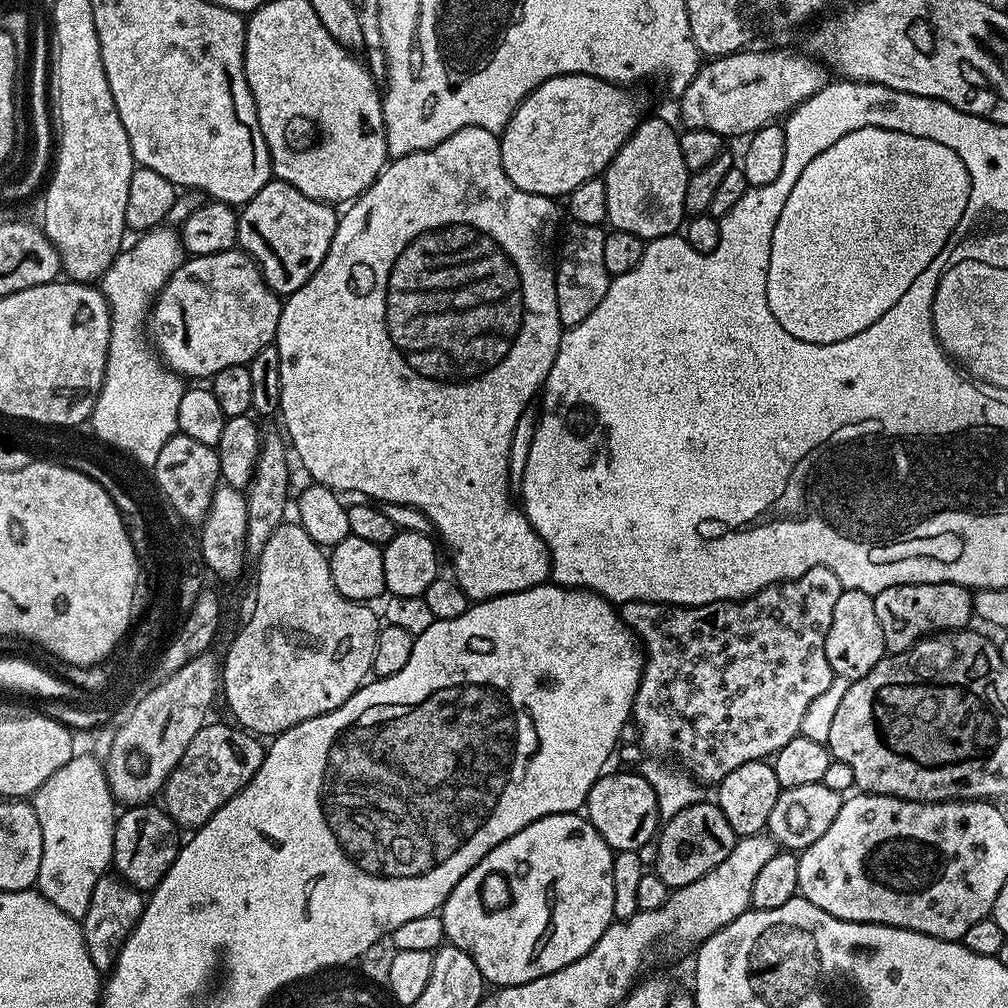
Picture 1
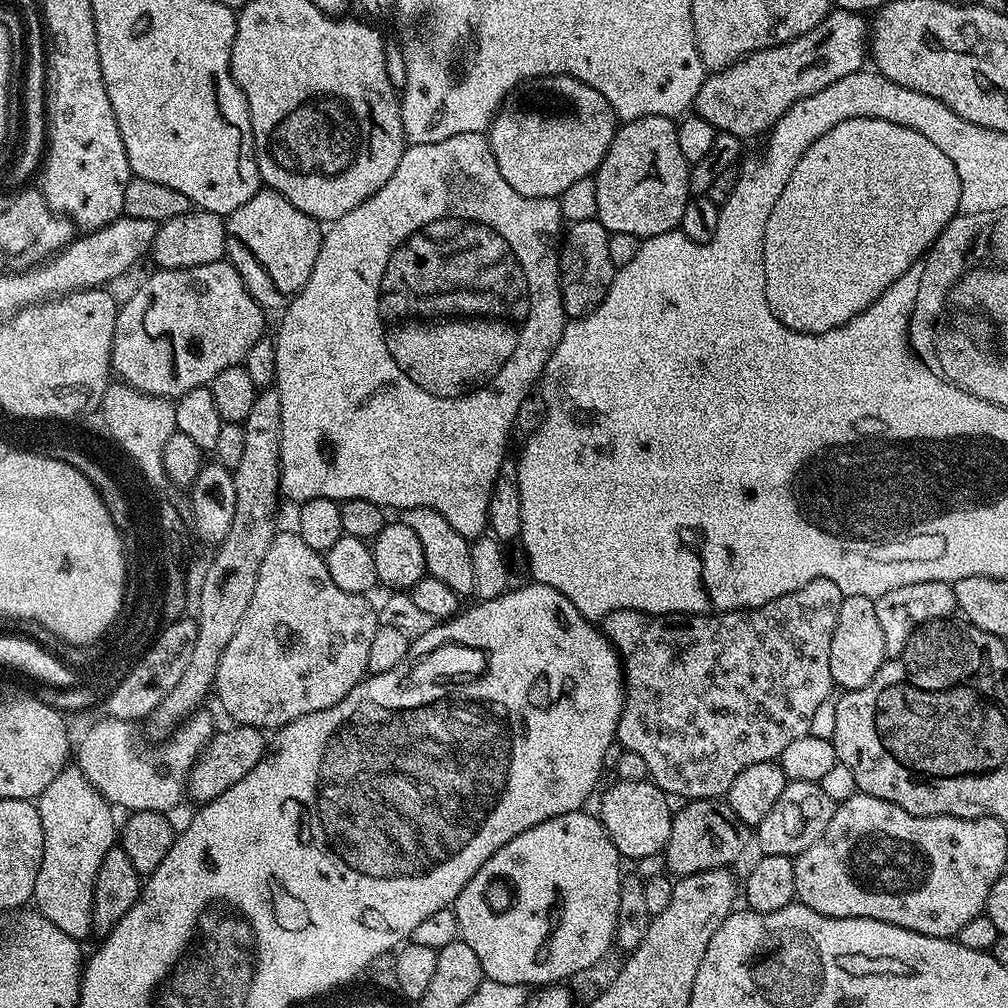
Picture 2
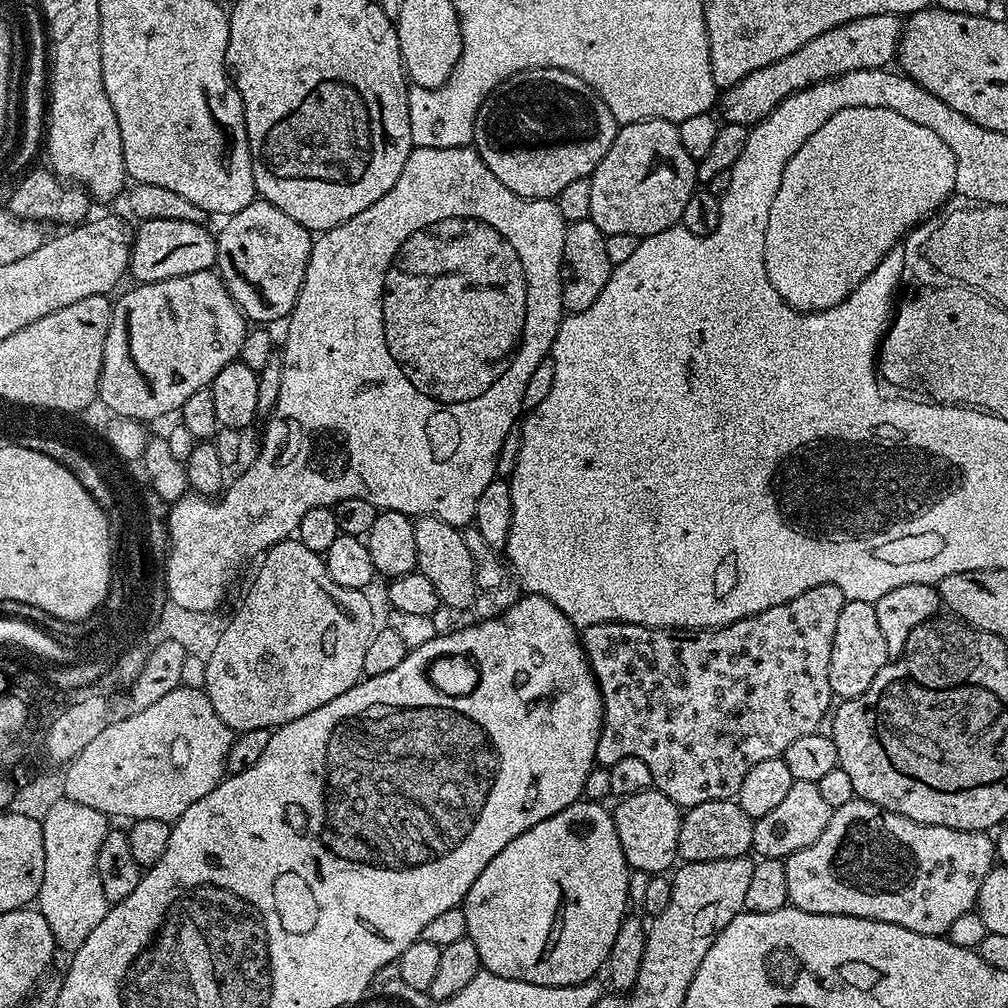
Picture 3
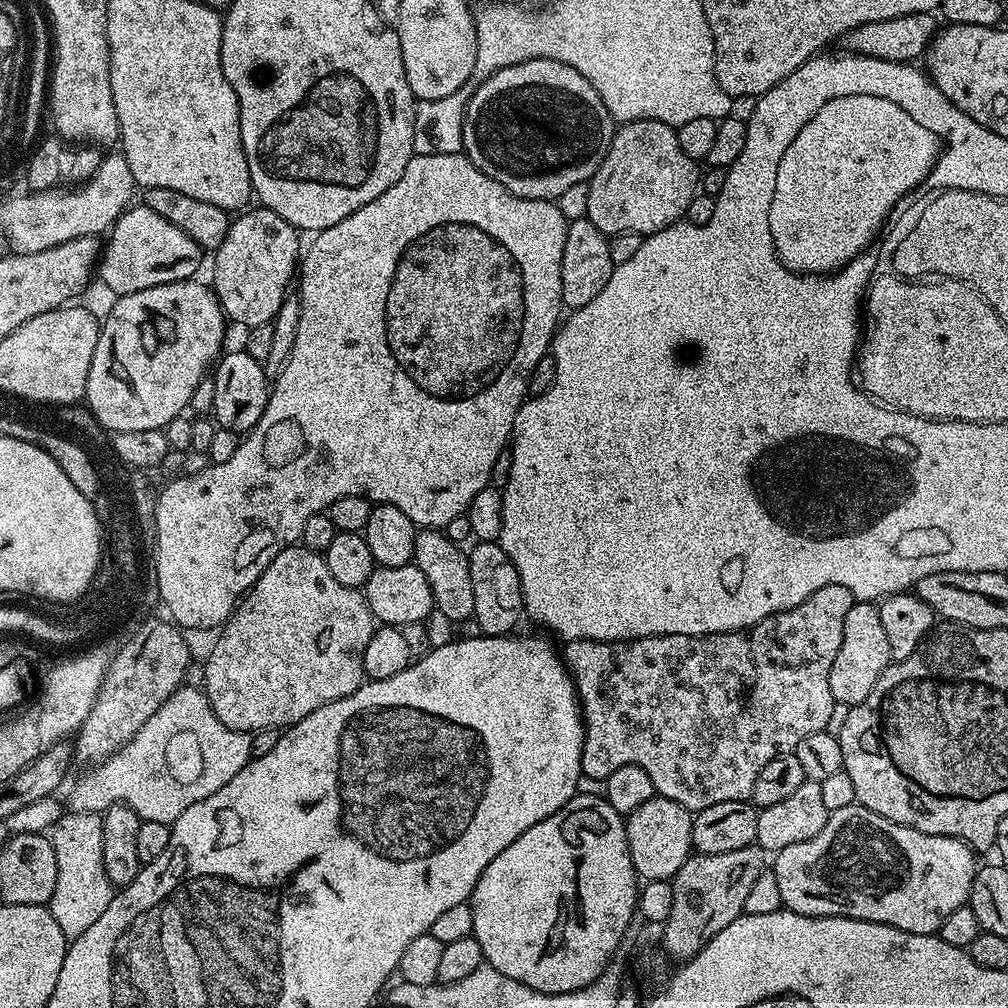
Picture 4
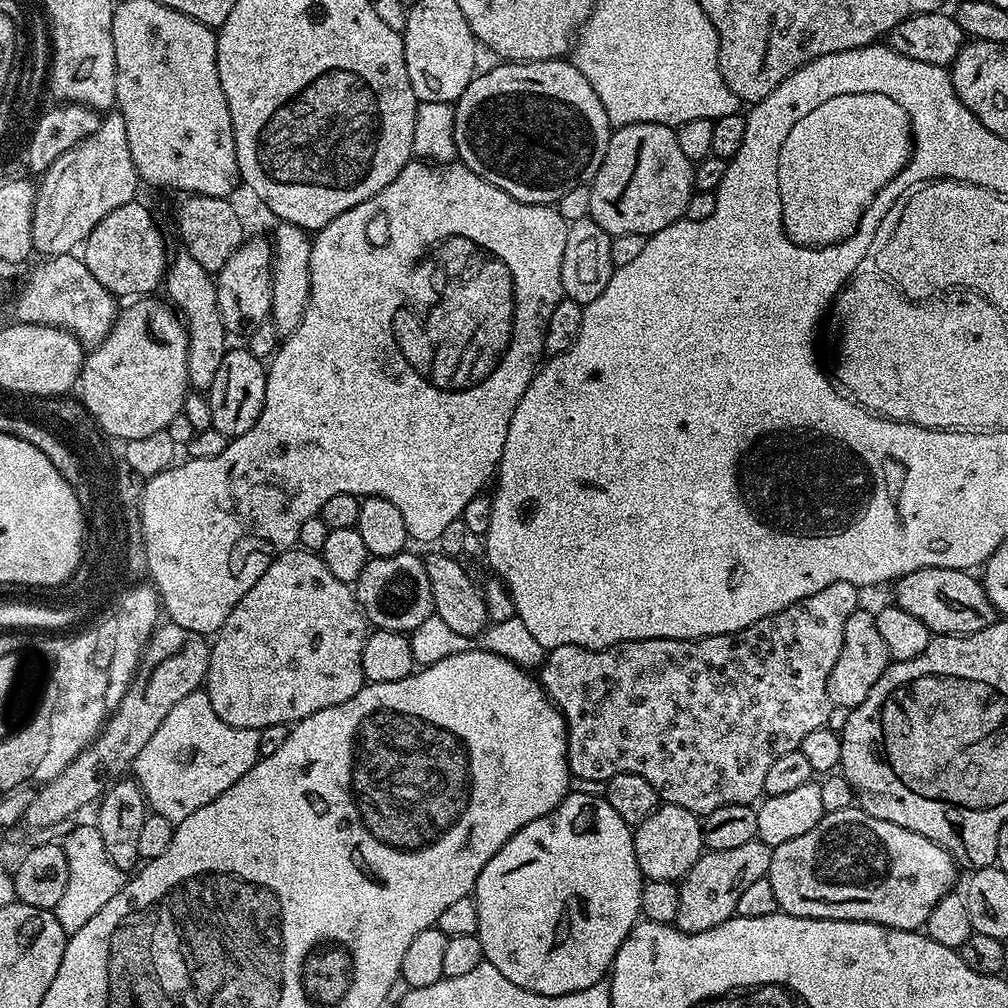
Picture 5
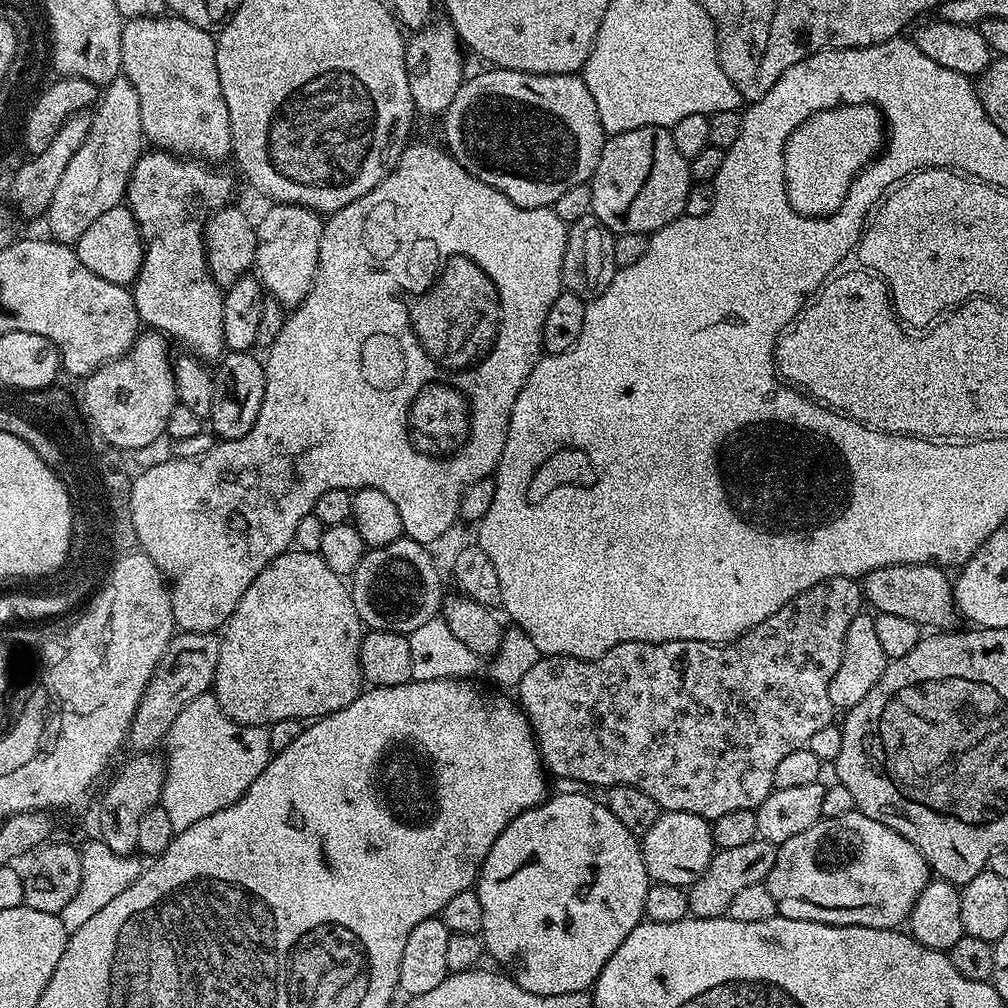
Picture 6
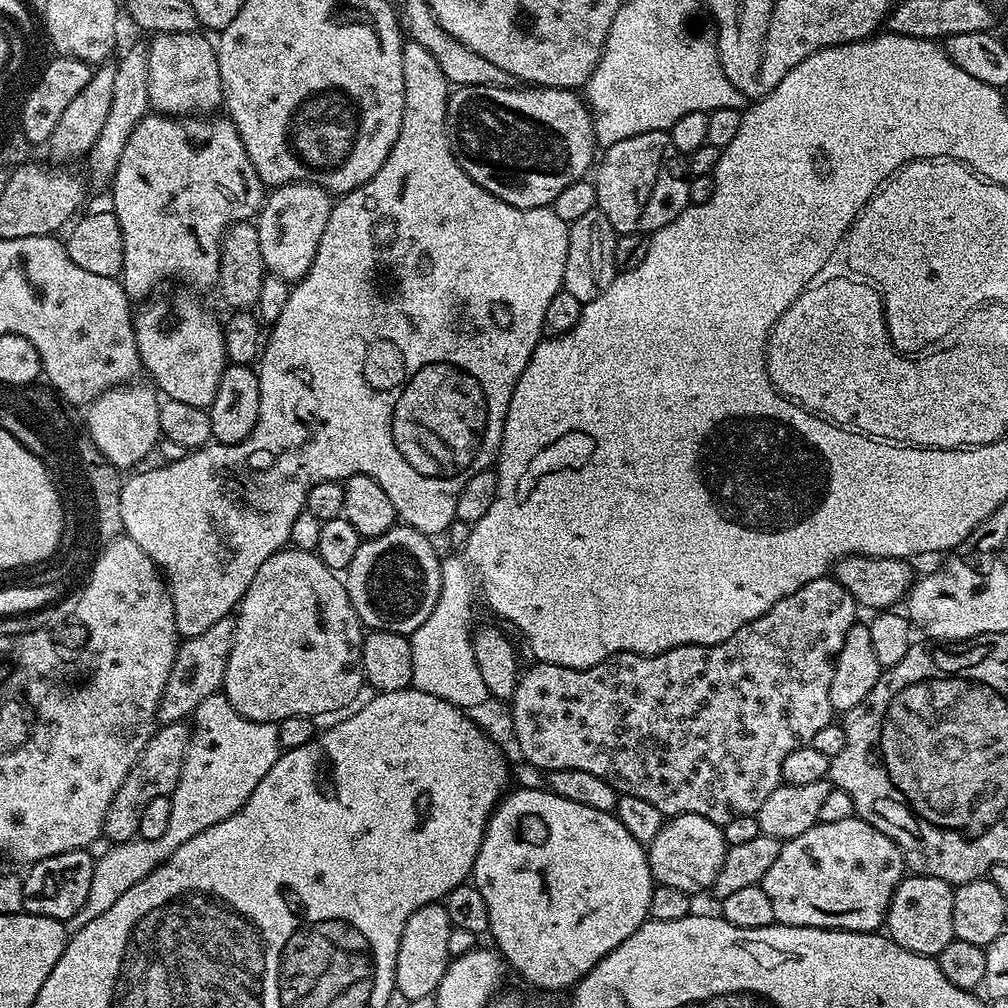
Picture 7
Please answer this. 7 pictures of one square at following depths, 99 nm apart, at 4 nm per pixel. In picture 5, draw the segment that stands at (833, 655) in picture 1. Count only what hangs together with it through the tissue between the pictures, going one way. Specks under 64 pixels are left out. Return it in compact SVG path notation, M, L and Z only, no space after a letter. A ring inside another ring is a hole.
M864 606L857 607L856 612L846 618L846 631L842 633L842 654L838 654L838 662L834 662L834 670L830 670L830 678L826 682L829 705L833 709L851 710L866 702L866 694L874 690L874 682L882 678L889 663L886 642L878 631L875 615L871 611L868 613Z

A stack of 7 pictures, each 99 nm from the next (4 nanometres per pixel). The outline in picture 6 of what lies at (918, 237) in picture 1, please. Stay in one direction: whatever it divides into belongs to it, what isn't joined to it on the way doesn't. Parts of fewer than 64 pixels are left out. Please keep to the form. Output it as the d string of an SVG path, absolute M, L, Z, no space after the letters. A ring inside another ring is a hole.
M833 110L805 117L802 126L797 129L796 144L788 150L788 161L792 165L786 170L784 179L788 201L796 212L804 216L828 216L836 212L846 198L846 190L850 190L850 169L865 168L876 158L883 144L880 138L874 138L865 117L856 116L854 112Z

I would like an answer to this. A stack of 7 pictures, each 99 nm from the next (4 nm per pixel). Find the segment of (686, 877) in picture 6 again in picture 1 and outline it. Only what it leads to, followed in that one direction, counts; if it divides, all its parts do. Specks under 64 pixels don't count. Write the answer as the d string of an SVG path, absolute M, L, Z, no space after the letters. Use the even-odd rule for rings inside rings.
M620 770L602 774L594 782L588 795L586 815L588 821L602 834L613 853L640 852L653 843L662 821L658 814L658 798L650 790L650 782L636 770Z

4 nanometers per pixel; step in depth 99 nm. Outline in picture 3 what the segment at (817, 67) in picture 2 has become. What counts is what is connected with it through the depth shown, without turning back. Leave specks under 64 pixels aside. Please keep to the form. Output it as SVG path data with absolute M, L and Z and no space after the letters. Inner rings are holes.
M870 14L866 18L854 18L842 26L834 26L834 30L826 30L818 34L818 38L810 38L806 46L798 46L794 54L786 54L786 58L778 58L778 62L770 62L770 66L762 66L754 70L754 74L746 74L746 78L742 78L734 86L723 89L718 100L719 115L729 124L751 126L769 116L786 98L790 98L795 92L802 91L803 88L809 88L811 84L820 84L824 80L834 79L835 76L844 76L847 72L875 68L887 69L891 65L888 63L891 60L893 63L897 59L901 31L901 17L890 14Z

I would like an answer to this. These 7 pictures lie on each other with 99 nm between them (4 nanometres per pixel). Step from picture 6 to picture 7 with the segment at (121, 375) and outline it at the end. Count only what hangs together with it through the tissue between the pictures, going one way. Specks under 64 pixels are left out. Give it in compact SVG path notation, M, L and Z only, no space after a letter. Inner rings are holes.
M132 382L127 386L106 390L86 408L88 412L86 436L92 440L105 459L119 470L132 467L135 469L140 466L135 466L135 464L142 463L151 452L153 455L161 439L158 426L160 400L157 393L147 383L146 385L140 383Z

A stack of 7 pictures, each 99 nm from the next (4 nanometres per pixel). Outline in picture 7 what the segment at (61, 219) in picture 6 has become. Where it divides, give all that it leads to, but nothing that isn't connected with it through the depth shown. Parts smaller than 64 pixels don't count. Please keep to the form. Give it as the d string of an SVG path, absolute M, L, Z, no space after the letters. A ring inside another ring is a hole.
M143 43L134 45L133 48L130 49L129 52L121 58L121 60L117 59L115 61L115 66L116 74L114 76L114 99L112 100L110 105L110 114L108 115L108 117L106 117L106 126L102 126L102 134L98 134L98 142L94 142L94 146L91 148L90 151L88 151L88 155L86 157L86 163L88 163L89 172L87 172L87 175L90 177L90 180L90 175L92 175L92 180L96 184L107 185L114 178L114 174L118 170L118 158L122 154L122 150L126 150L126 142L130 142L130 134L134 134L134 126L138 126L138 122L142 122L142 118L144 116L149 115L150 112L150 105L148 102L148 99L150 98L150 90L148 89L148 83L150 82L150 74L148 73L148 54L145 45Z

